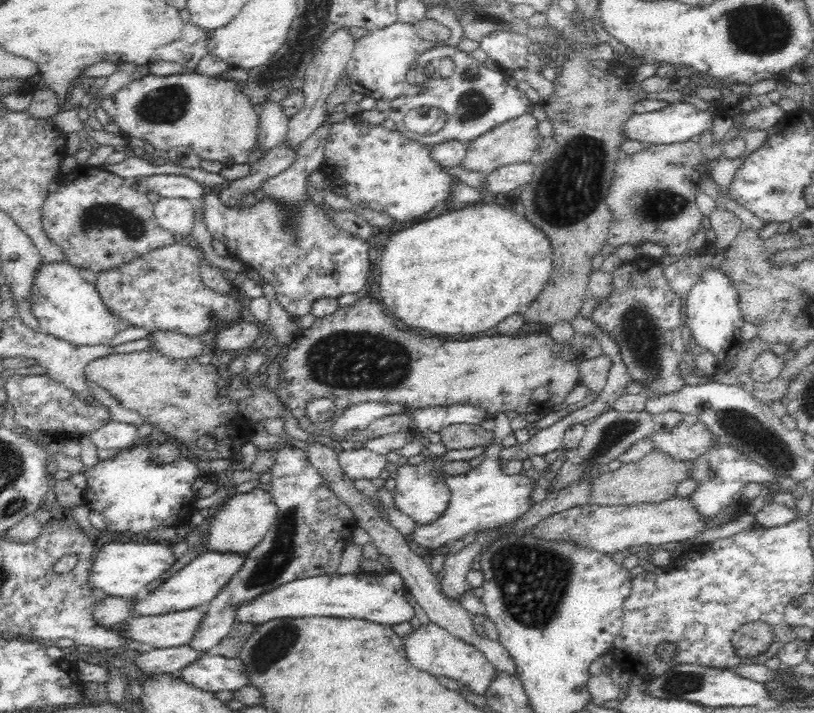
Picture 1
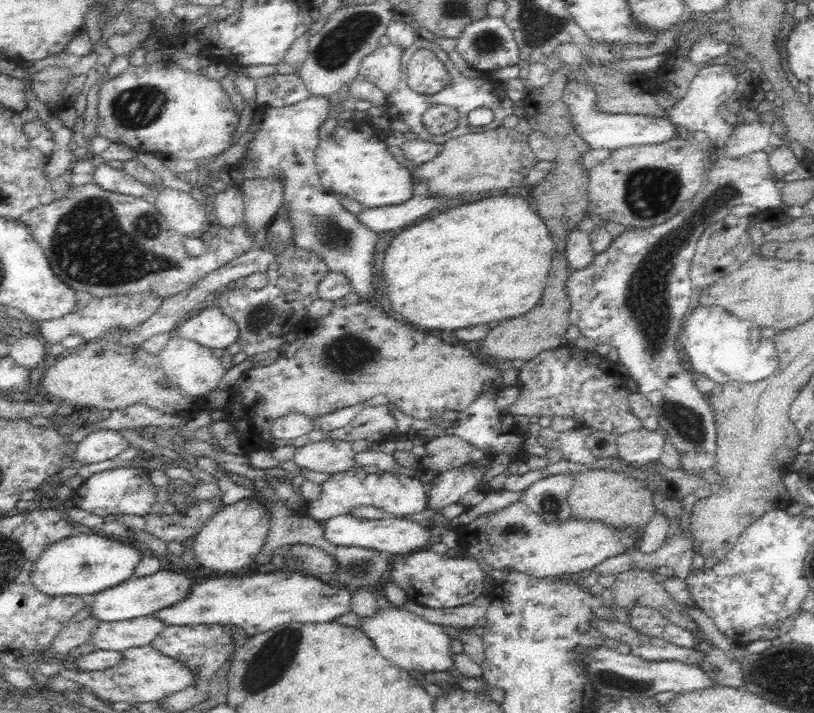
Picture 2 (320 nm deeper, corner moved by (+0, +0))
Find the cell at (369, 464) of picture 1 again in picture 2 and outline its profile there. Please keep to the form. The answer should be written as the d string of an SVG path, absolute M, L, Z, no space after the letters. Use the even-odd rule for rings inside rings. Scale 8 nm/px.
M324 440L296 447L292 460L301 468L333 475L354 467L355 454L351 441Z

